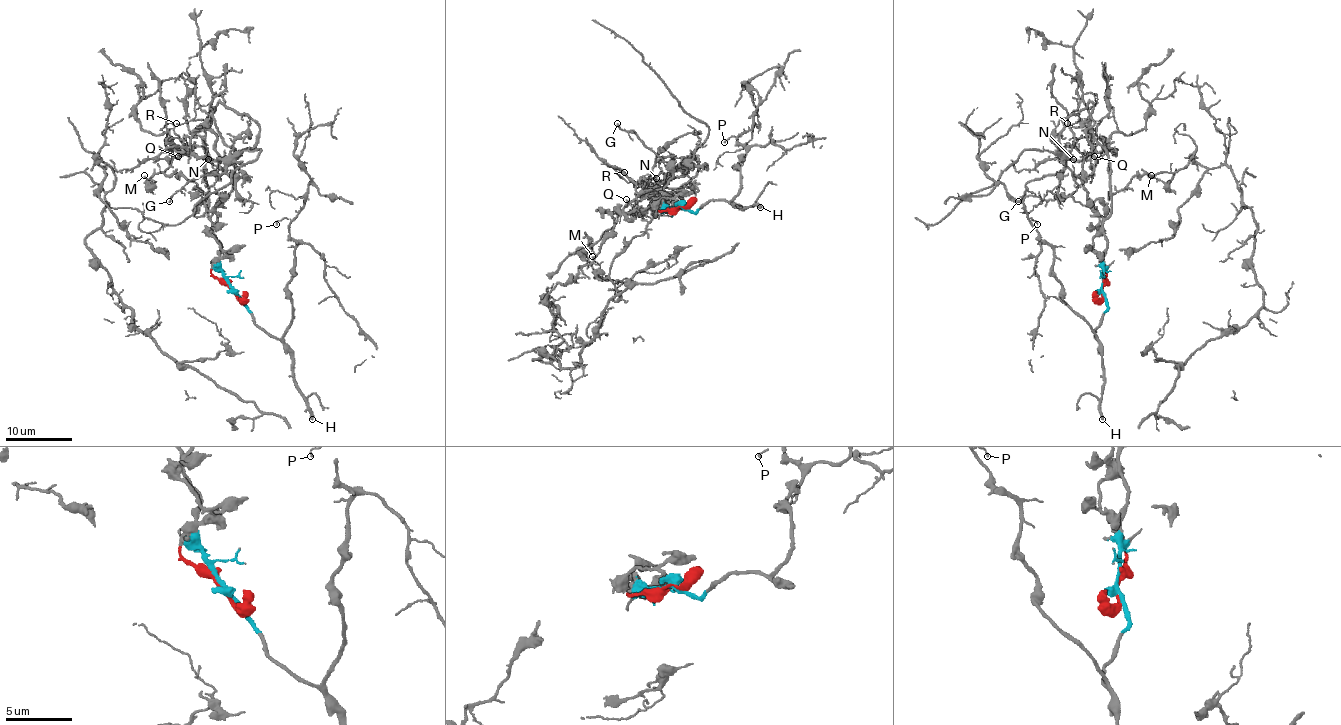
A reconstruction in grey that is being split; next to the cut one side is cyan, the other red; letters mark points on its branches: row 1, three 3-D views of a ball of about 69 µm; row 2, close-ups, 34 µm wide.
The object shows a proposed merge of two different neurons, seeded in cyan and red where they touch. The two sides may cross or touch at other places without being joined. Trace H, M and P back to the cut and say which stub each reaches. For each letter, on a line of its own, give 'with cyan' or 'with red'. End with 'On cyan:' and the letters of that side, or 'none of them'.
H: with cyan
M: with cyan
P: with cyan
On cyan: H, M, P

